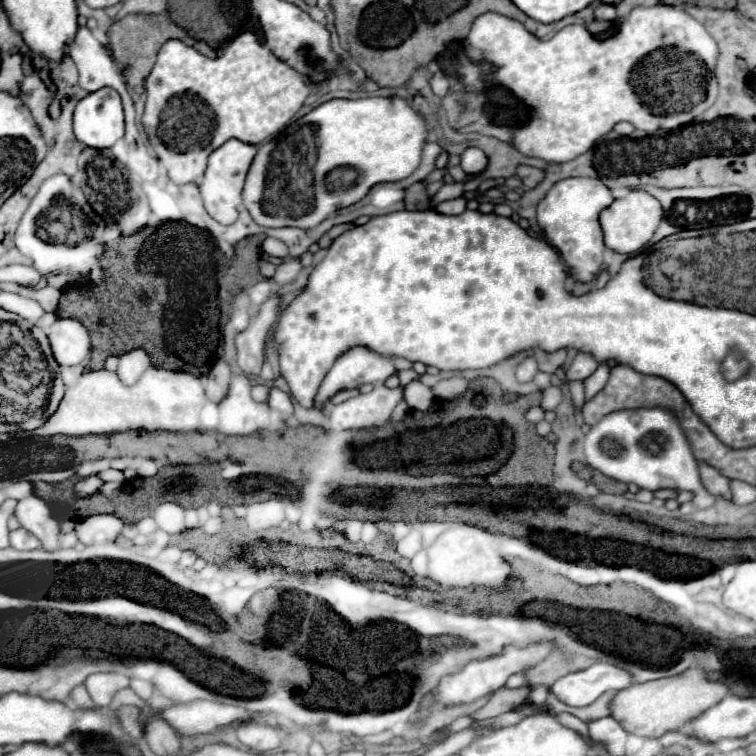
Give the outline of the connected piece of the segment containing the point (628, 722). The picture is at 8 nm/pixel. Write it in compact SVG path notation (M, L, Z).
M691 668L681 676L651 680L643 684L633 684L621 692L615 694L615 698L609 704L609 716L615 718L629 734L645 736L645 738L657 738L665 732L679 730L689 720L697 718L701 712L723 700L727 696L729 688L721 682L709 682L703 670Z

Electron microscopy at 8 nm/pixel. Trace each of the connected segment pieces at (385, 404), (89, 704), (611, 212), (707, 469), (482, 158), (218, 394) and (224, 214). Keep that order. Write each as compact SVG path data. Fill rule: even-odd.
M377 384L369 394L359 394L333 408L339 428L373 428L383 426L397 402L403 396L403 388L387 388Z
M83 684L77 686L77 688L73 688L71 700L73 700L73 704L75 704L77 708L95 708L95 704L93 704L93 700L89 698L89 694L87 694L87 690L85 690Z
M631 190L627 198L615 200L609 208L601 212L601 226L605 234L605 244L621 254L635 254L639 252L655 234L659 220L663 220L663 208L659 200L643 190Z
M697 462L699 464L699 474L701 474L701 482L705 486L707 492L715 494L715 496L723 496L723 498L731 498L729 492L729 480L715 468L711 468L709 464Z
M467 148L463 154L461 154L461 168L469 174L469 176L475 176L479 172L483 172L487 168L487 156L483 150L479 148Z
M221 360L211 368L211 372L207 376L207 386L205 386L207 396L213 402L221 402L229 392L229 382L231 382L231 368L227 366L227 362L223 364L223 360Z
M227 140L223 146L211 152L207 160L207 170L203 176L203 182L199 184L201 198L205 204L205 210L209 216L213 216L221 224L233 224L239 216L239 206L241 206L241 190L243 190L243 180L247 176L247 170L257 154L257 148L251 144L243 144L239 140Z

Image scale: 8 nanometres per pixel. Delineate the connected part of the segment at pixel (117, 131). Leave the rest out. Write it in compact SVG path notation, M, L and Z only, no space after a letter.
M113 88L87 94L75 108L73 130L91 148L111 148L125 134L121 96Z

